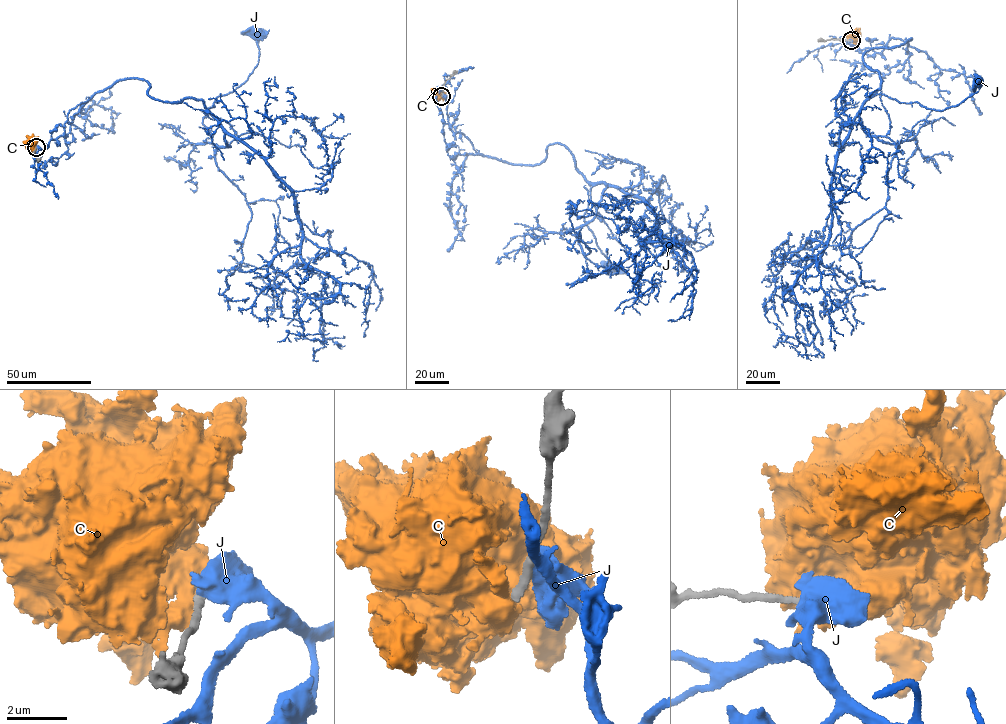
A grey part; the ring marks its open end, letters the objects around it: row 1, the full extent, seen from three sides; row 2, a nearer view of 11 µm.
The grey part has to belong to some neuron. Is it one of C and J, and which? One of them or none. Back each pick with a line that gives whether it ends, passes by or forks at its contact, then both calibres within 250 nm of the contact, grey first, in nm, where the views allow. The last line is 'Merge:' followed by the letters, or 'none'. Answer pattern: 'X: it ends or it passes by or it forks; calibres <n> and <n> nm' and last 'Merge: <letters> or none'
Merge: none

